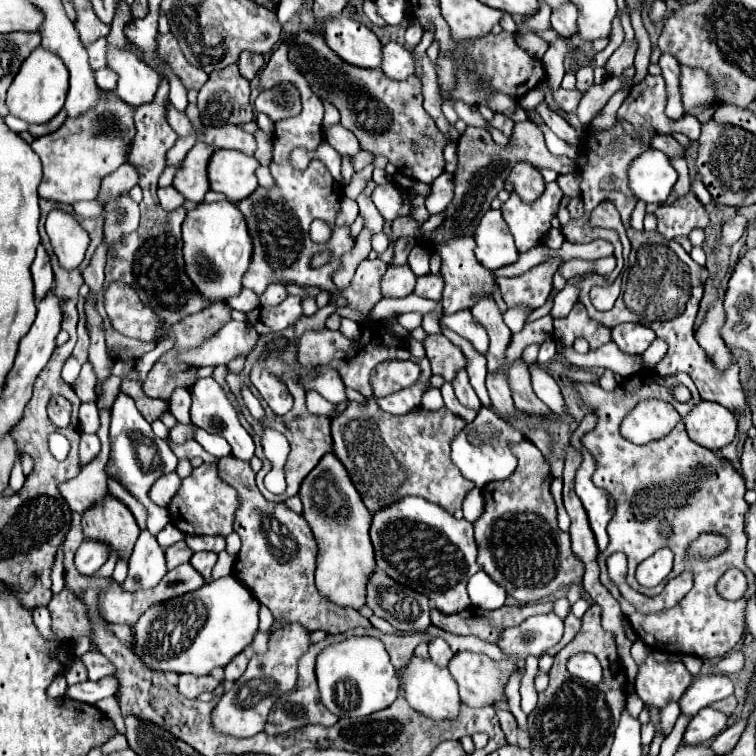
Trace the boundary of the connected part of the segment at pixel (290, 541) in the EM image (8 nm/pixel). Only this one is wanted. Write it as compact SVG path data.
M234 455L218 461L218 475L230 487L238 491L238 509L234 517L234 531L242 539L234 575L256 595L256 599L274 611L274 621L282 627L300 623L308 631L322 629L326 633L344 633L350 627L368 627L364 619L352 607L340 607L326 601L314 585L316 541L310 525L302 515L288 509L284 503L272 503L264 499L254 481L254 471L248 461Z

